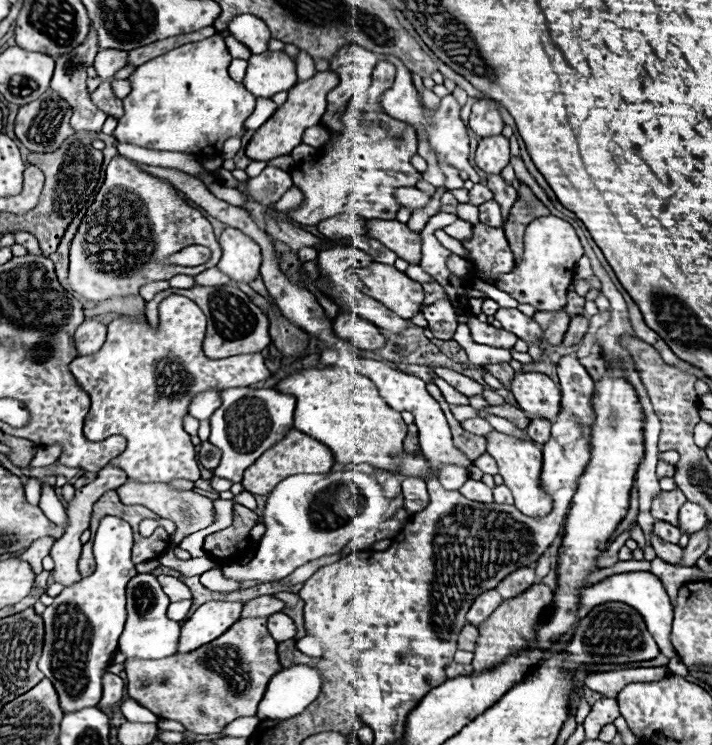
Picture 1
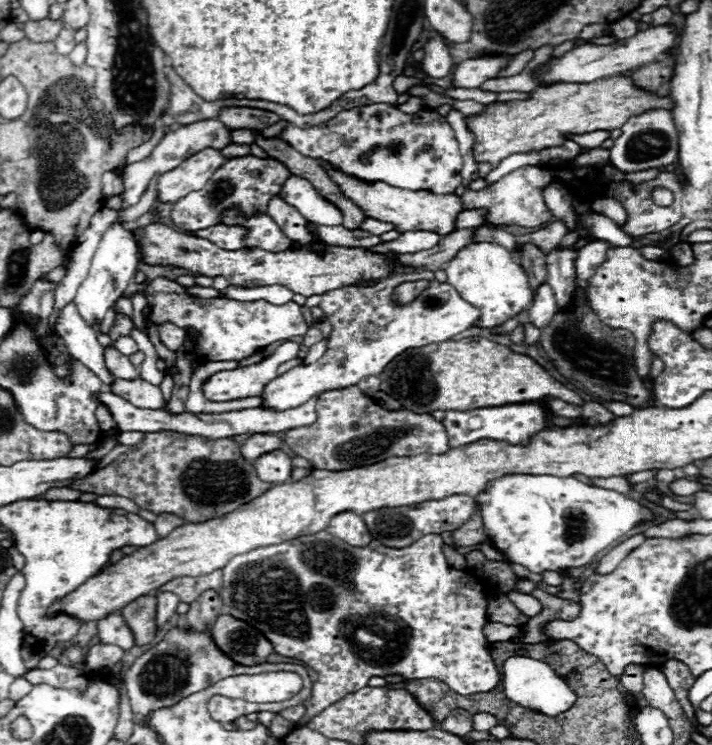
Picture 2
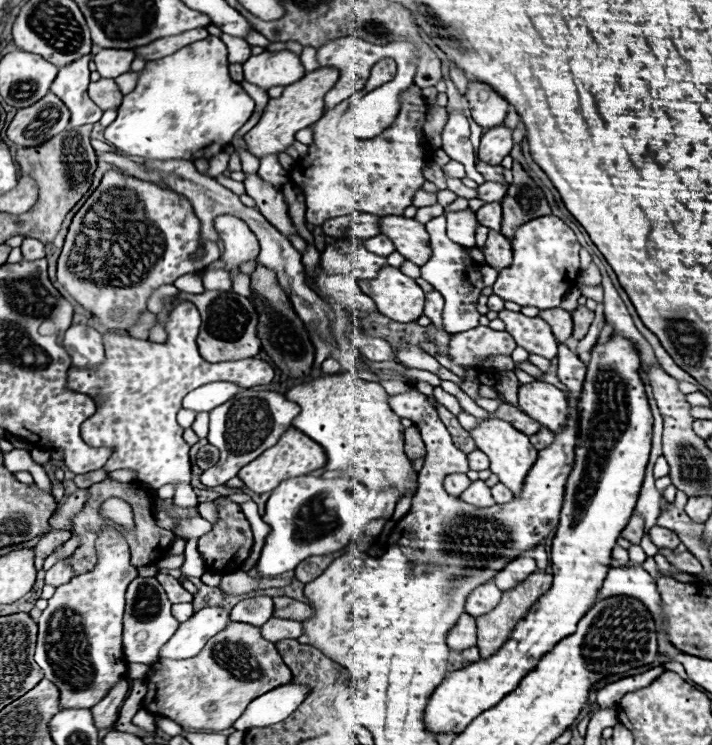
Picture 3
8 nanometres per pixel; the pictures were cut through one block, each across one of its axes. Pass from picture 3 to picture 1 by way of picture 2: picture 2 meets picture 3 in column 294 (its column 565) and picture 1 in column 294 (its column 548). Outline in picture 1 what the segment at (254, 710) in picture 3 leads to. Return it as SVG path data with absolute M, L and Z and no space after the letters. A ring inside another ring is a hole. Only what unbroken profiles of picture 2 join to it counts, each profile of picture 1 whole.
M292 666L280 670L268 684L258 704L256 718L288 720L300 714L320 694L320 672L310 666Z

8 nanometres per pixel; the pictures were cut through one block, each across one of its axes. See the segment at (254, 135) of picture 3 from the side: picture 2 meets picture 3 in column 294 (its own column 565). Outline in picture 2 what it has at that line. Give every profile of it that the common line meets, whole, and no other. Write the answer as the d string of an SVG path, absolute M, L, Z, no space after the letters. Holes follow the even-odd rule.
M616 76L590 84L560 82L556 86L538 86L526 100L494 102L486 108L486 112L466 118L466 122L476 136L474 158L478 162L490 162L496 168L500 160L510 154L562 146L566 140L564 134L622 128L630 116L638 116L654 108L672 110L674 102L670 96L662 98L654 92L638 88L630 76Z

